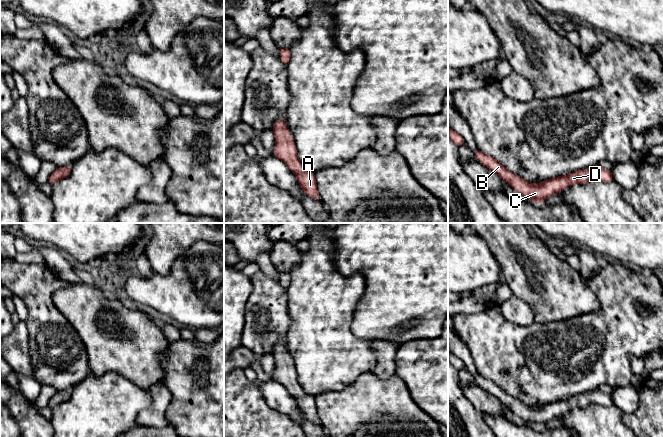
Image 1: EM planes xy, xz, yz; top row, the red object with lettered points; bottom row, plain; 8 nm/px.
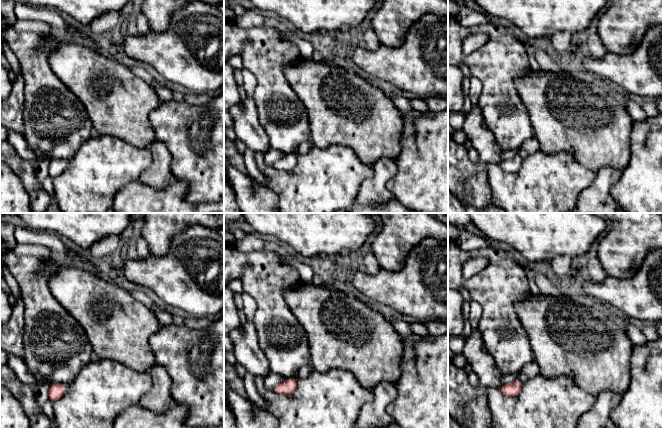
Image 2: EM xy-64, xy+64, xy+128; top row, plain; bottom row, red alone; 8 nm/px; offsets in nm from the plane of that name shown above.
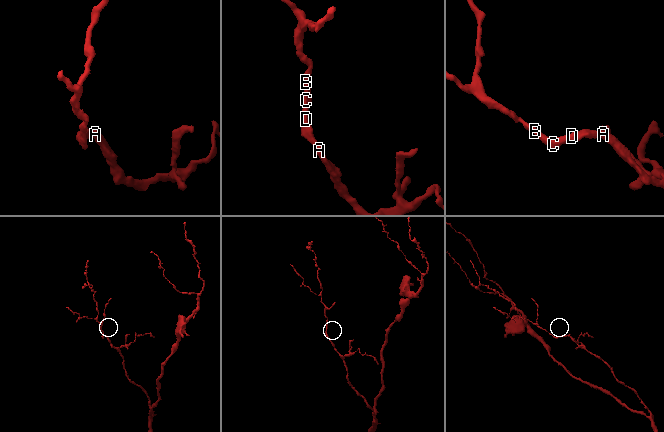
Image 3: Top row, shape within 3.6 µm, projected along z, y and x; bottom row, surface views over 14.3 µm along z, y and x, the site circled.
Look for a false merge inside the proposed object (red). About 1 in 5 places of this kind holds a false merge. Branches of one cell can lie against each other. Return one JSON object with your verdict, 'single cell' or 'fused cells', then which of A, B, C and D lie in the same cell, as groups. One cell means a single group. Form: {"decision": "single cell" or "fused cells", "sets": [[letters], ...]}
{"decision": "single cell", "sets": [["A", "B", "C", "D"]]}

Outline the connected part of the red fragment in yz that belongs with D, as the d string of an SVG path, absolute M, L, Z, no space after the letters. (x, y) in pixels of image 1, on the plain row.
M477 373L474 382L488 393L494 395L503 405L507 406L515 415L519 416L530 425L543 428L553 418L559 418L565 412L574 408L587 408L591 403L605 407L614 405L611 394L594 389L584 394L573 395L568 399L546 403L538 408L530 407L520 400L512 397L501 389L495 382Z

